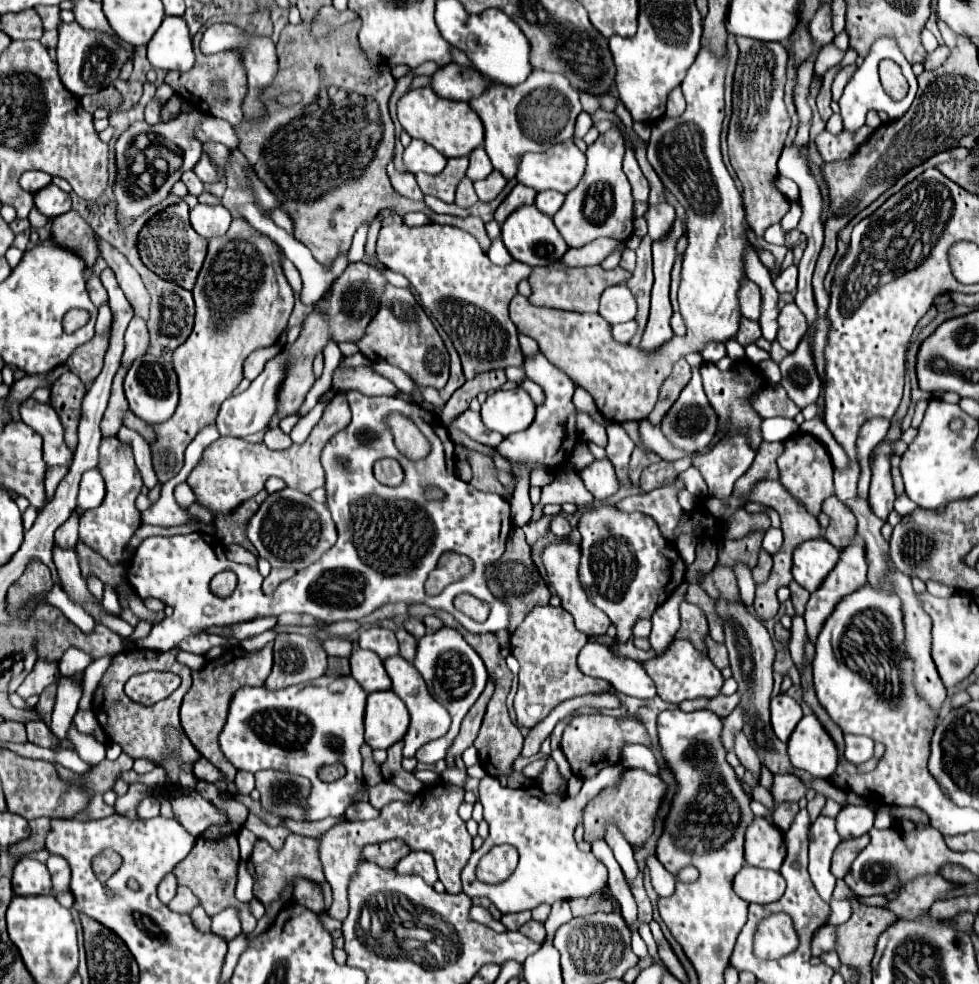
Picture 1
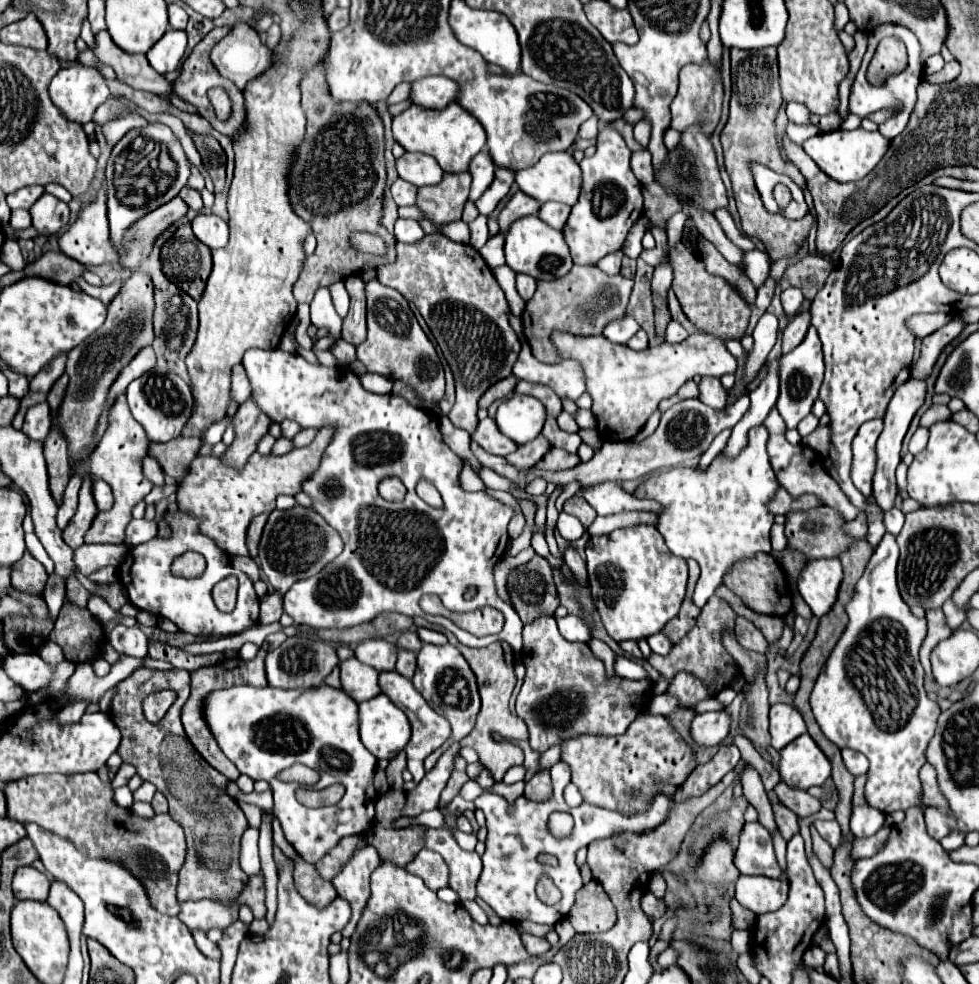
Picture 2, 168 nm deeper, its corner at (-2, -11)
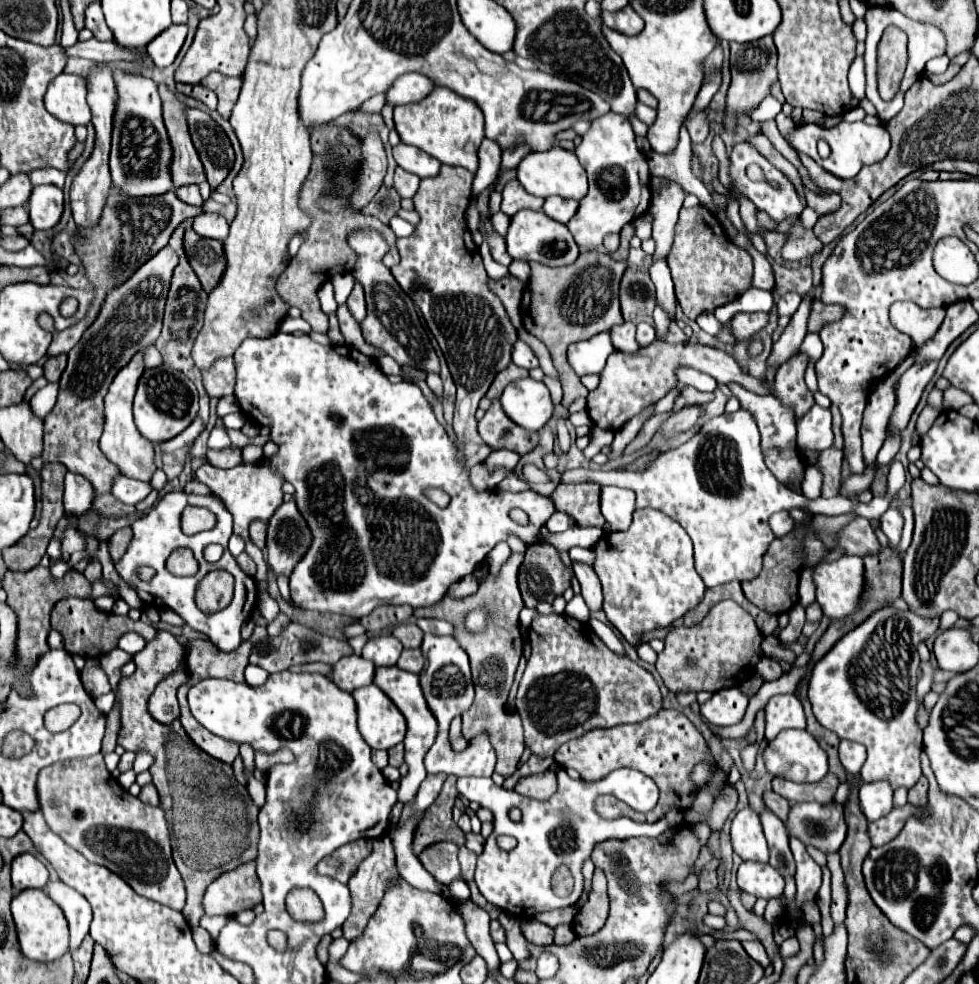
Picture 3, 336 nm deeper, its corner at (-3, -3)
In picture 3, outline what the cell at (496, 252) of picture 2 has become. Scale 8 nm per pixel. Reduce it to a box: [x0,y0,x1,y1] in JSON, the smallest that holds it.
[492,213,510,235]

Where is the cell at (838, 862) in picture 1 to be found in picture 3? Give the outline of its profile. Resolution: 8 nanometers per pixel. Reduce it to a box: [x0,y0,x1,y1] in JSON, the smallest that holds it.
[868,805,924,847]

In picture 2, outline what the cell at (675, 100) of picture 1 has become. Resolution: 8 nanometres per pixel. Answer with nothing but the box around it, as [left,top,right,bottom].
[670,61,723,135]

